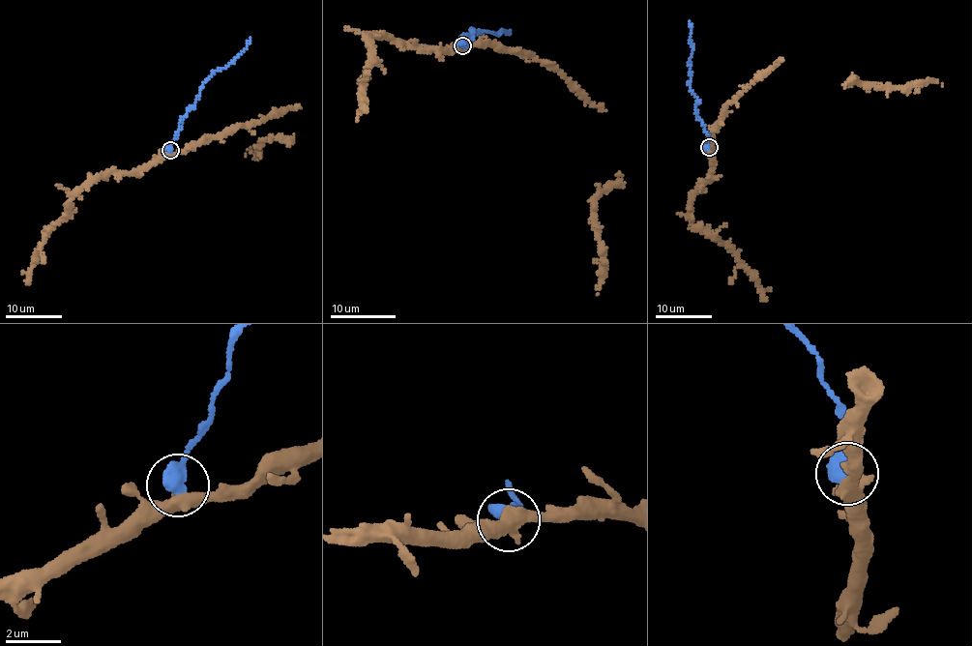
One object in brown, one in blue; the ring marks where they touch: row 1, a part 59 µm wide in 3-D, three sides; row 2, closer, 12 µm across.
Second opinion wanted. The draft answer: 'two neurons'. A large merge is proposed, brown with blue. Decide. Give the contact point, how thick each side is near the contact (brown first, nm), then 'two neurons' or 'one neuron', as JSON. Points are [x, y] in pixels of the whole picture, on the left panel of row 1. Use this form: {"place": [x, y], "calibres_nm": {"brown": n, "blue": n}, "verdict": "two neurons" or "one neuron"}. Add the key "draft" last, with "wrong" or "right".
{"place": [170, 150], "calibres_nm": {"brown": 280, "blue": 600}, "verdict": "two neurons", "draft": "right"}

